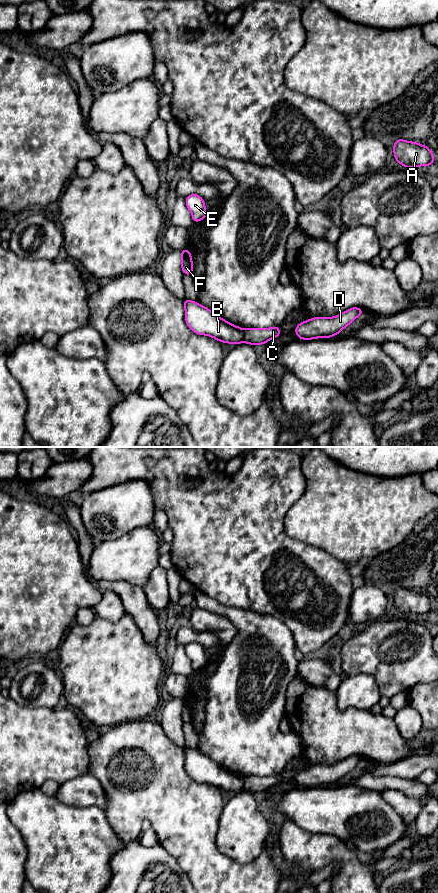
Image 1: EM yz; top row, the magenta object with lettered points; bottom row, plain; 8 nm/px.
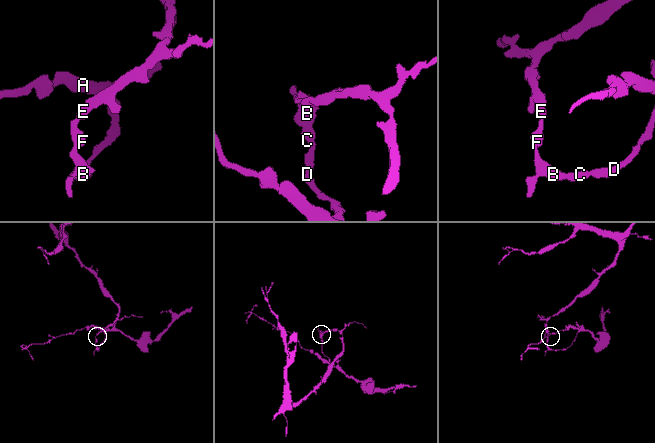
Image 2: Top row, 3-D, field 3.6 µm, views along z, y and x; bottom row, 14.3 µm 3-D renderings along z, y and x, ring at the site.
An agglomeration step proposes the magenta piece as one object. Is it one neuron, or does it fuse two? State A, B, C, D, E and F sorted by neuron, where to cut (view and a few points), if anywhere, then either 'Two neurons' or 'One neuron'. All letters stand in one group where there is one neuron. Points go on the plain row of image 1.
Groups: A C D / B E F. Split along yz (243, 778), (244, 789). Two neurons

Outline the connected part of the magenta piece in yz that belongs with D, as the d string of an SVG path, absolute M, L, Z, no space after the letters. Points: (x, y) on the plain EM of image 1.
M352 755L335 765L314 765L299 771L295 782L299 787L330 786L336 784L351 772L359 763L363 763L359 755Z

